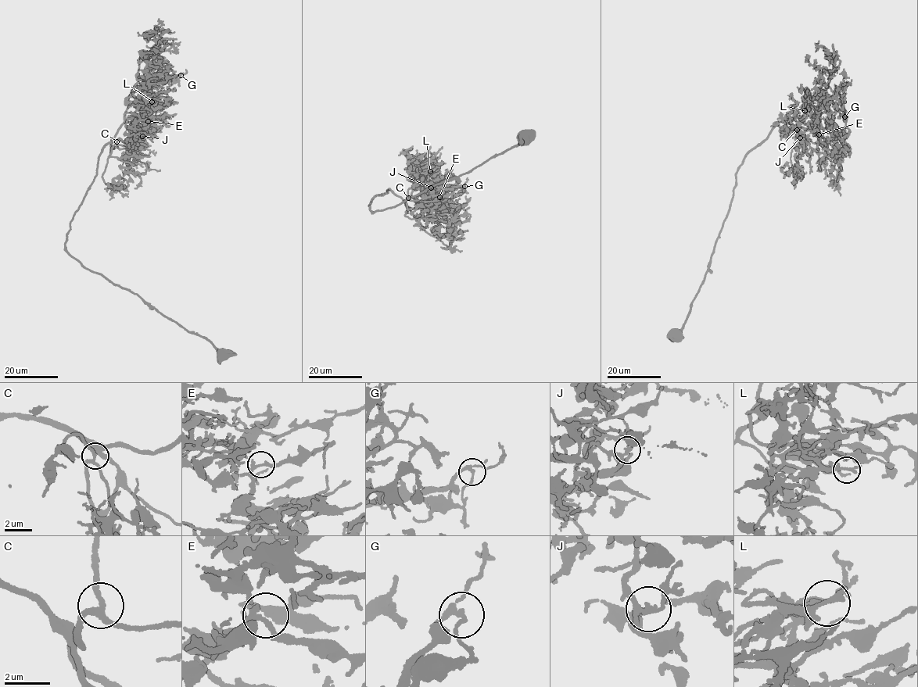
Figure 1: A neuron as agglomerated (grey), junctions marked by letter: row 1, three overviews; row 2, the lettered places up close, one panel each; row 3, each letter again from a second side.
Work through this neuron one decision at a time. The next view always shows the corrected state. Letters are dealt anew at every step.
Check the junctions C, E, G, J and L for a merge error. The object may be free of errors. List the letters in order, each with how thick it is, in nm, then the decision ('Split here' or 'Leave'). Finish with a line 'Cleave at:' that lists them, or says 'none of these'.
C: Thickness 180 nm. Leave
E: Thickness 180 nm. Leave
G: Thickness 180 nm. Split here
J: Thickness 170 nm. Leave
L: Thickness 190 nm. Leave
Cleave at: G

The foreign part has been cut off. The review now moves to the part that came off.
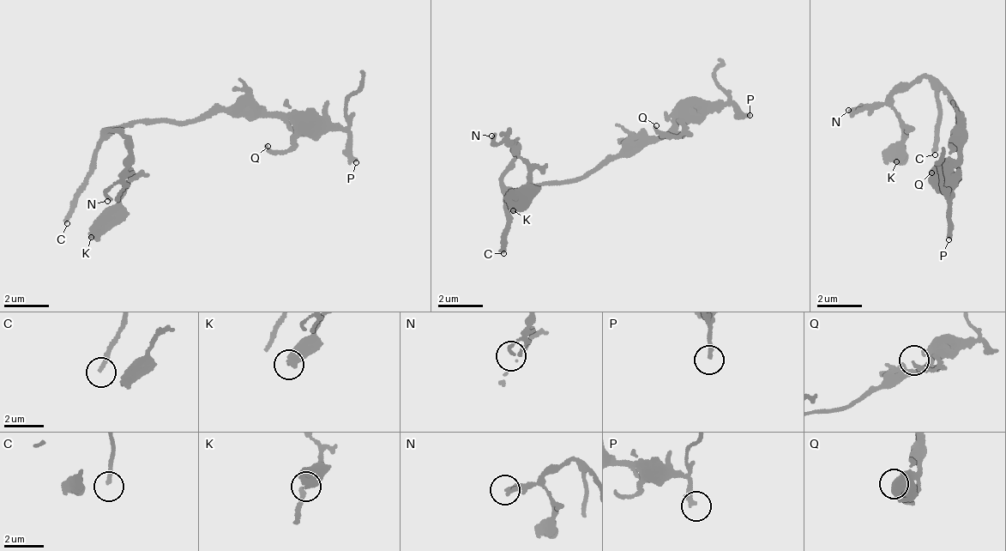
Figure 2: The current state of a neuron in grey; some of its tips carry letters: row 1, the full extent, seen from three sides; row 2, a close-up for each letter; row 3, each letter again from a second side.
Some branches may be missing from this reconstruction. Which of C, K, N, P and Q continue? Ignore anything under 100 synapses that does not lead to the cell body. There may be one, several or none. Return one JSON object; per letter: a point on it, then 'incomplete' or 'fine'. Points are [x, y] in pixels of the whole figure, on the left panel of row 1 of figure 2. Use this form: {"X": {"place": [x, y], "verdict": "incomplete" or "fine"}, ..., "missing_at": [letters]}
{"C": {"place": [67, 223], "verdict": "incomplete"}, "K": {"place": [91, 237], "verdict": "fine"}, "N": {"place": [107, 201], "verdict": "fine"}, "P": {"place": [356, 162], "verdict": "fine"}, "Q": {"place": [268, 146], "verdict": "fine"}, "missing_at": ["C"]}

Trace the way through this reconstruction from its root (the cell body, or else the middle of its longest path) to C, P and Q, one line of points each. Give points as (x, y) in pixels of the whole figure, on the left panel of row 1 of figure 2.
C: (176, 118), (117, 127), (95, 153), (95, 172), (67, 223)
P: (176, 118), (183, 124), (237, 109), (312, 114), (319, 121), (329, 119), (349, 136), (349, 156), (356, 162)
Q: (176, 118), (183, 124), (237, 109), (257, 112), (264, 118), (275, 117), (296, 141), (291, 147), (268, 146)

